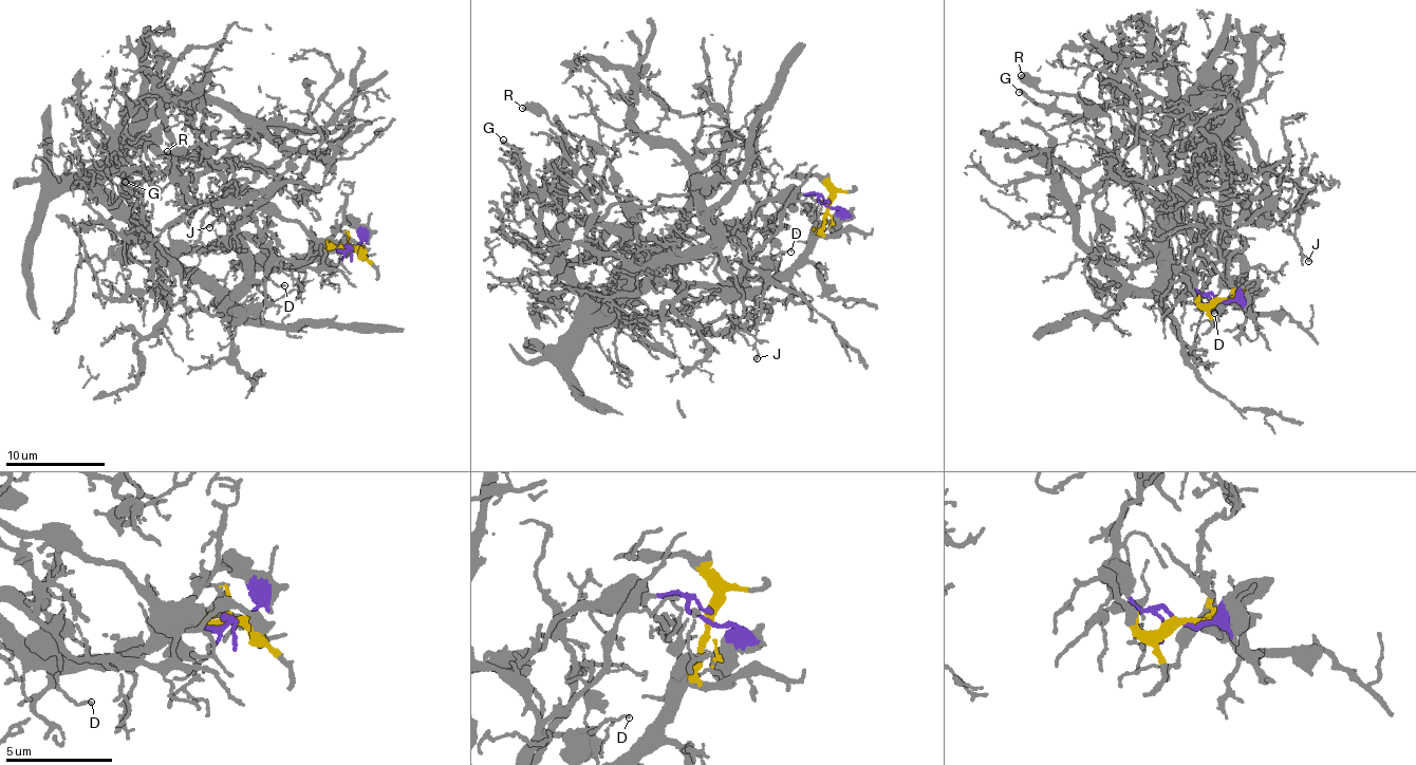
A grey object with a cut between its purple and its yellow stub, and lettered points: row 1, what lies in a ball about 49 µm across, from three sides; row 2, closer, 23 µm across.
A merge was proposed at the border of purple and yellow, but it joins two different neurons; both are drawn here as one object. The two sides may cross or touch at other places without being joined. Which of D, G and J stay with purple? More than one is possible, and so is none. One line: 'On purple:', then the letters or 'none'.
On purple: D, J

